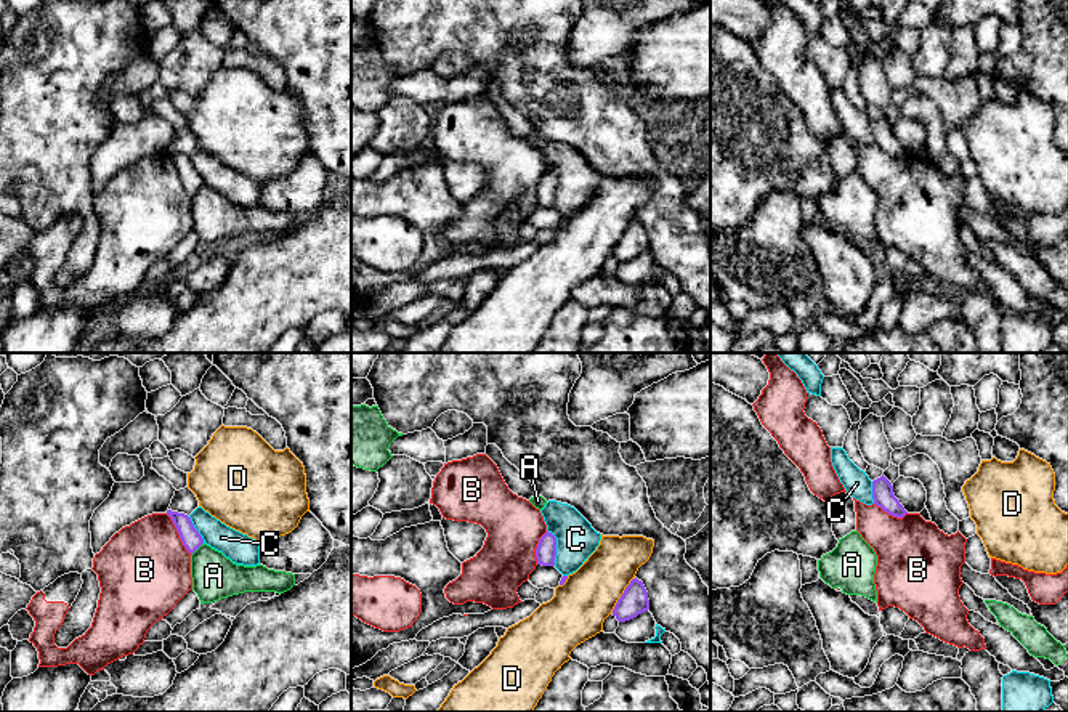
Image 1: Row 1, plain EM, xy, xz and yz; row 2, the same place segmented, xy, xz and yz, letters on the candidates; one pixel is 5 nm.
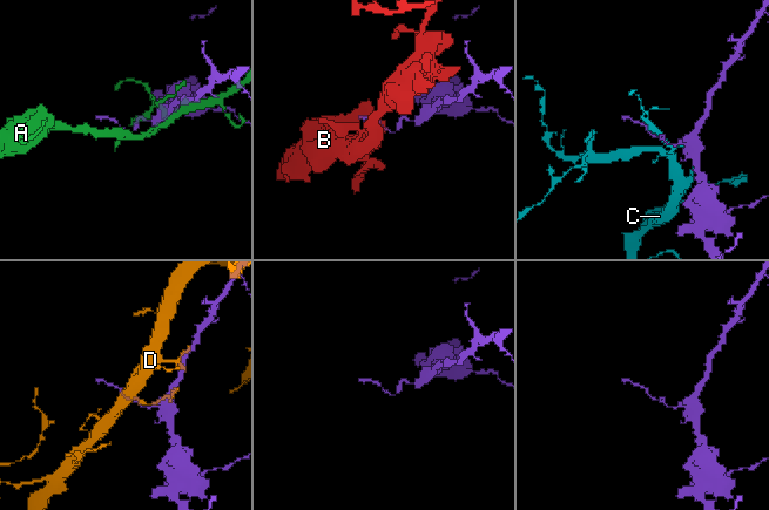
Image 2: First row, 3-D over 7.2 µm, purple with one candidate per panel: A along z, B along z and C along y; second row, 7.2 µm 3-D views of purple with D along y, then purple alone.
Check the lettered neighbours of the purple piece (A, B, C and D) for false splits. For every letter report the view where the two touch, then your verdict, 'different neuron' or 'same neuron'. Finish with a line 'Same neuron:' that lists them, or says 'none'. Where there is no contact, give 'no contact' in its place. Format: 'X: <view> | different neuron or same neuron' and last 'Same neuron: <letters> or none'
A: xy | different neuron
B: xy | different neuron
C: xz | different neuron
D: xz | different neuron
Same neuron: none

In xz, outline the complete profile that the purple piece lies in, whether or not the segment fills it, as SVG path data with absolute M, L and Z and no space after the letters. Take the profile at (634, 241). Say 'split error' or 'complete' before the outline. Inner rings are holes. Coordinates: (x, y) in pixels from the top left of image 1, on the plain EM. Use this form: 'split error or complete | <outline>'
complete | M635 218L630 221L630 225L625 228L624 234L617 241L613 250L613 257L619 263L625 263L648 250L649 250L648 233L643 223Z

